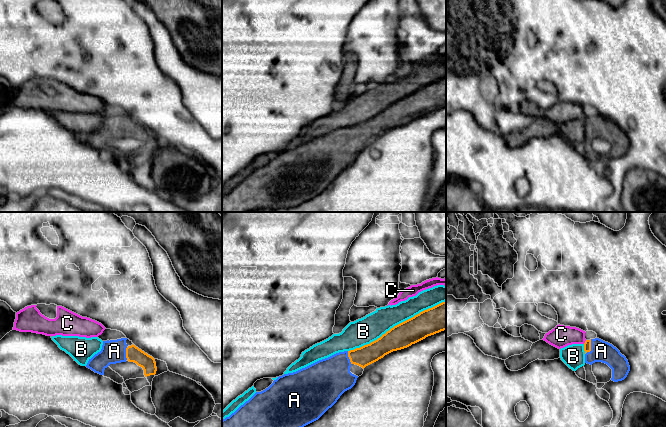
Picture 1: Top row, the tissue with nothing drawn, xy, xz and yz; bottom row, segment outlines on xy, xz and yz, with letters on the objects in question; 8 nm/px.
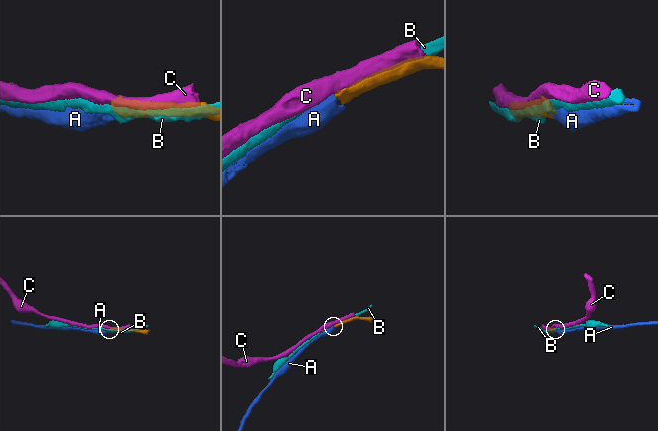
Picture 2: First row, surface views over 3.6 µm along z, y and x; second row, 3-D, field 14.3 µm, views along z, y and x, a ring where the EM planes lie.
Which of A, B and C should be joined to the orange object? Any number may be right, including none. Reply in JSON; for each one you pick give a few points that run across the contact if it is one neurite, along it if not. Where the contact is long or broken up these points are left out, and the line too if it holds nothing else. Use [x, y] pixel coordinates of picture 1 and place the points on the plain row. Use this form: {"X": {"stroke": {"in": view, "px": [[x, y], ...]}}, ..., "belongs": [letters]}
{"A": {"stroke": {"in": "yz", "px": [[587, 121], [590, 123], [601, 127]]}}, "belongs": ["A"]}

